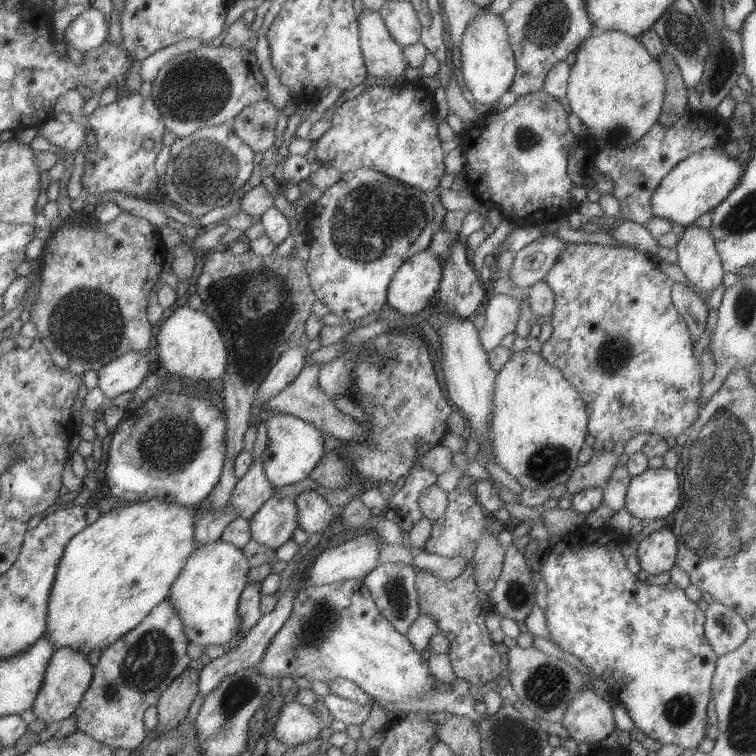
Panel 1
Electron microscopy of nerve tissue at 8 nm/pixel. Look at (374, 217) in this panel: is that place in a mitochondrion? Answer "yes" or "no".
yes

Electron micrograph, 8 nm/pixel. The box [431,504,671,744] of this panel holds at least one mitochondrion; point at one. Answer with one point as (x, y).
(547, 687)

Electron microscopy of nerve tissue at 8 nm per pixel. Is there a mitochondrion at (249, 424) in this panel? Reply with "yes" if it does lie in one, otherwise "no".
no

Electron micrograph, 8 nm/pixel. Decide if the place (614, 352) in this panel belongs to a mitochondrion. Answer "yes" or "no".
yes

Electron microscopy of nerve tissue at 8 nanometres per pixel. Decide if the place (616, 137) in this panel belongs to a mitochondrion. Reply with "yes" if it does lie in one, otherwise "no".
yes

